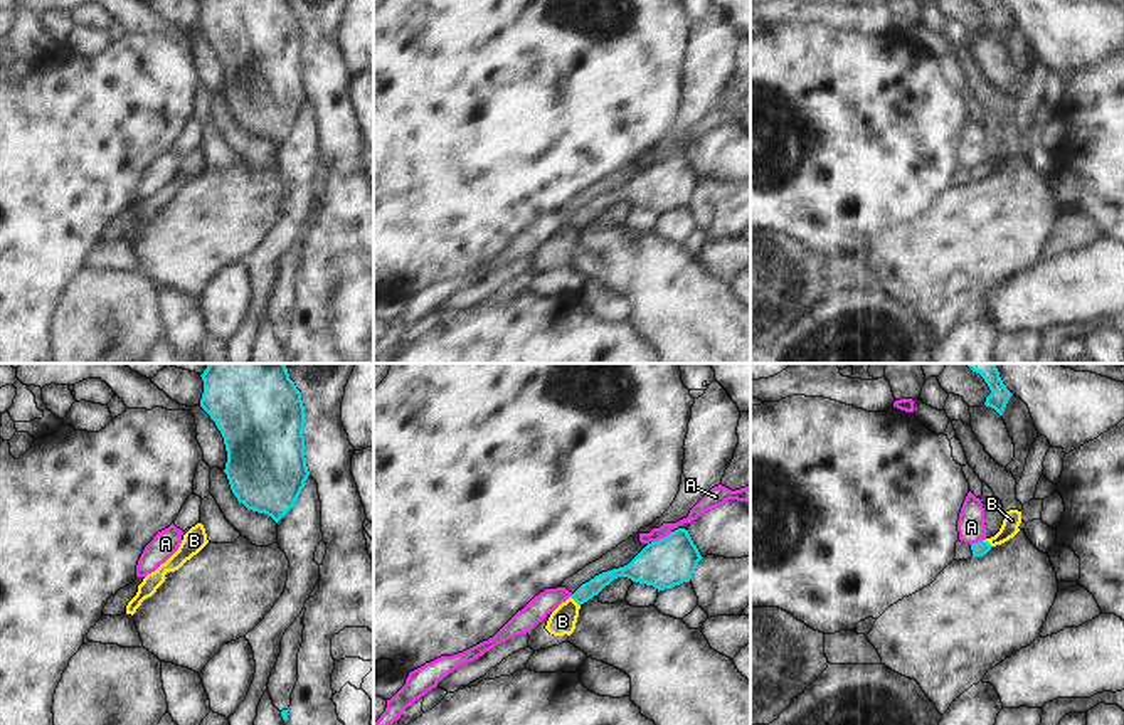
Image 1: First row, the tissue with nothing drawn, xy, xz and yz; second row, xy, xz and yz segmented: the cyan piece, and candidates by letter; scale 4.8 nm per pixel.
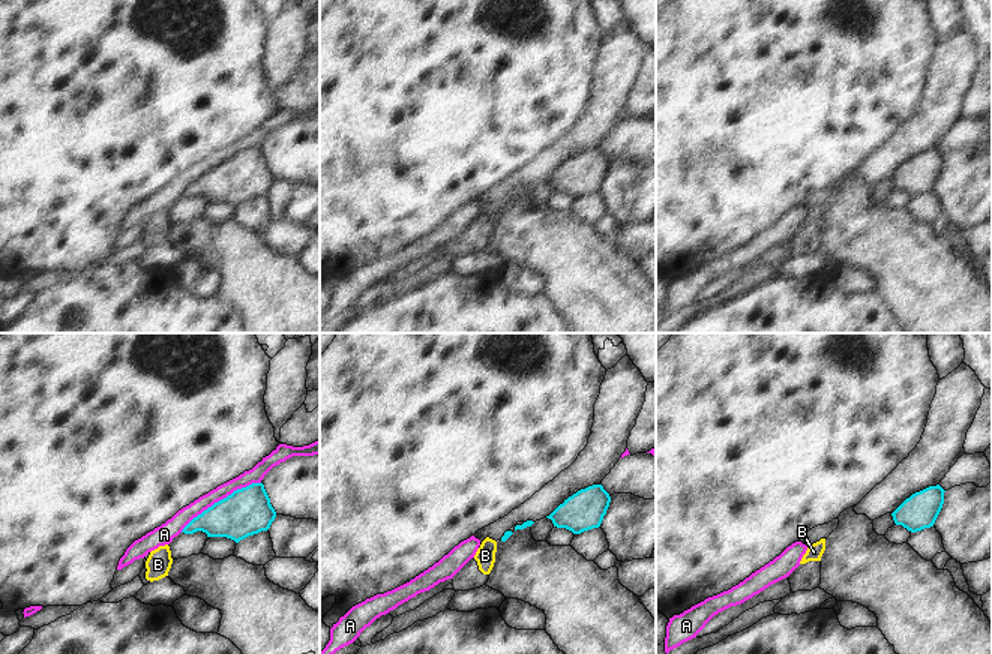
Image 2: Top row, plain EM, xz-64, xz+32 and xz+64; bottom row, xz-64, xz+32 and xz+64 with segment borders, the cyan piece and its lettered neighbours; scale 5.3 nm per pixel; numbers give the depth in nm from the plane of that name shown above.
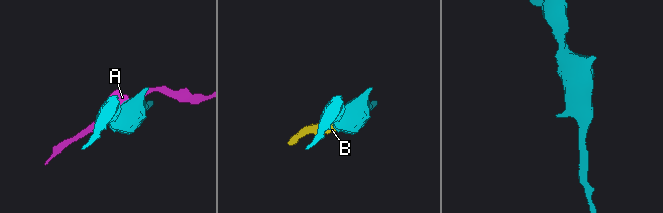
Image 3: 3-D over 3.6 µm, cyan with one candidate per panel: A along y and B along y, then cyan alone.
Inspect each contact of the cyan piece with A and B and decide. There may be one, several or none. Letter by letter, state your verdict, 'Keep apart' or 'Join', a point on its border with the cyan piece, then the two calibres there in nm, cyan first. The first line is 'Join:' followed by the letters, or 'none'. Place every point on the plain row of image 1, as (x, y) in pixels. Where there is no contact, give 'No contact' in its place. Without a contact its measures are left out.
Join: B
A: Keep apart. Touches cyan at xz (662, 162). Thickness 240 nm (cyan) against 60 nm
B: Join. Touches cyan at xz (576, 224). Thickness 80 nm (cyan) against 130 nm

